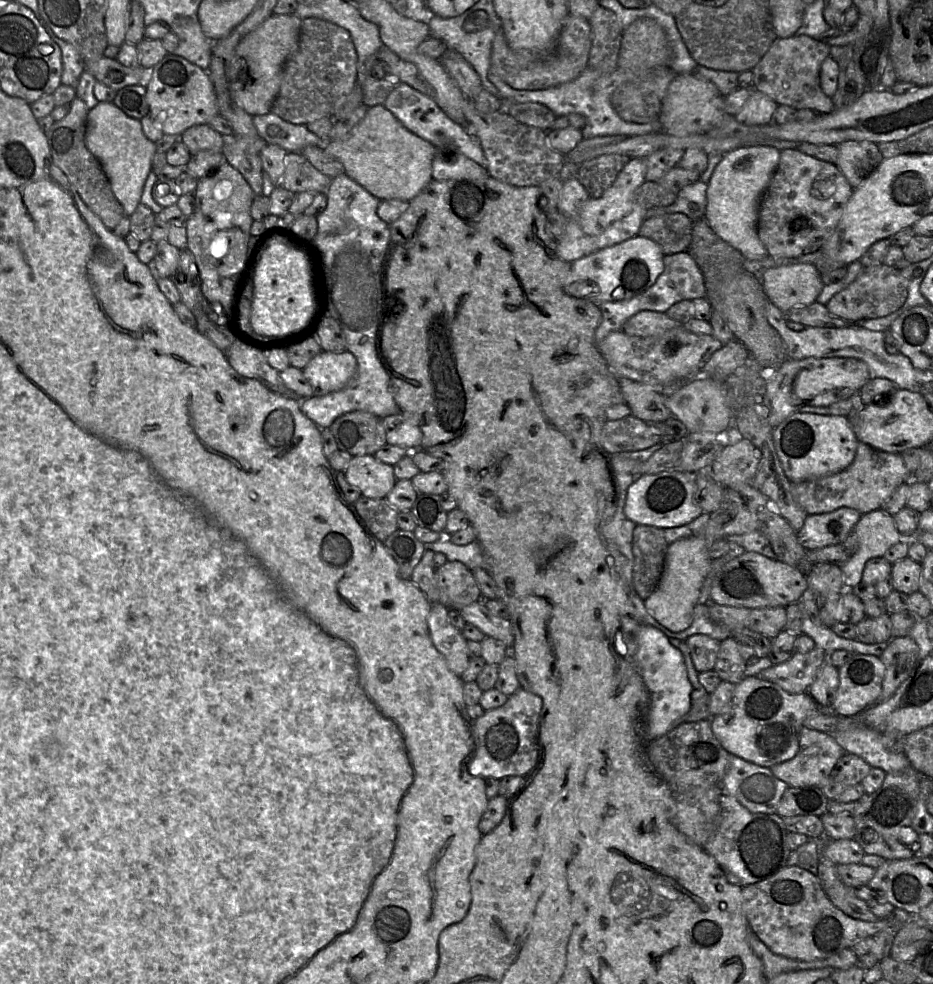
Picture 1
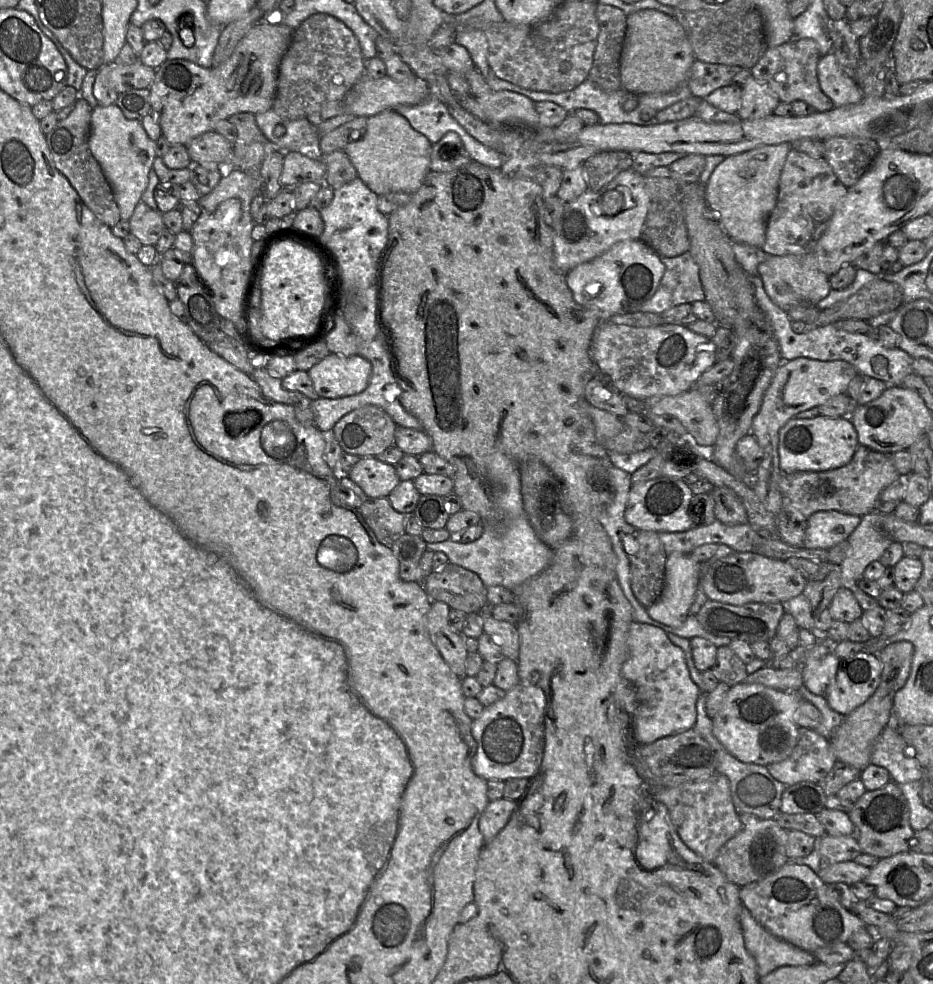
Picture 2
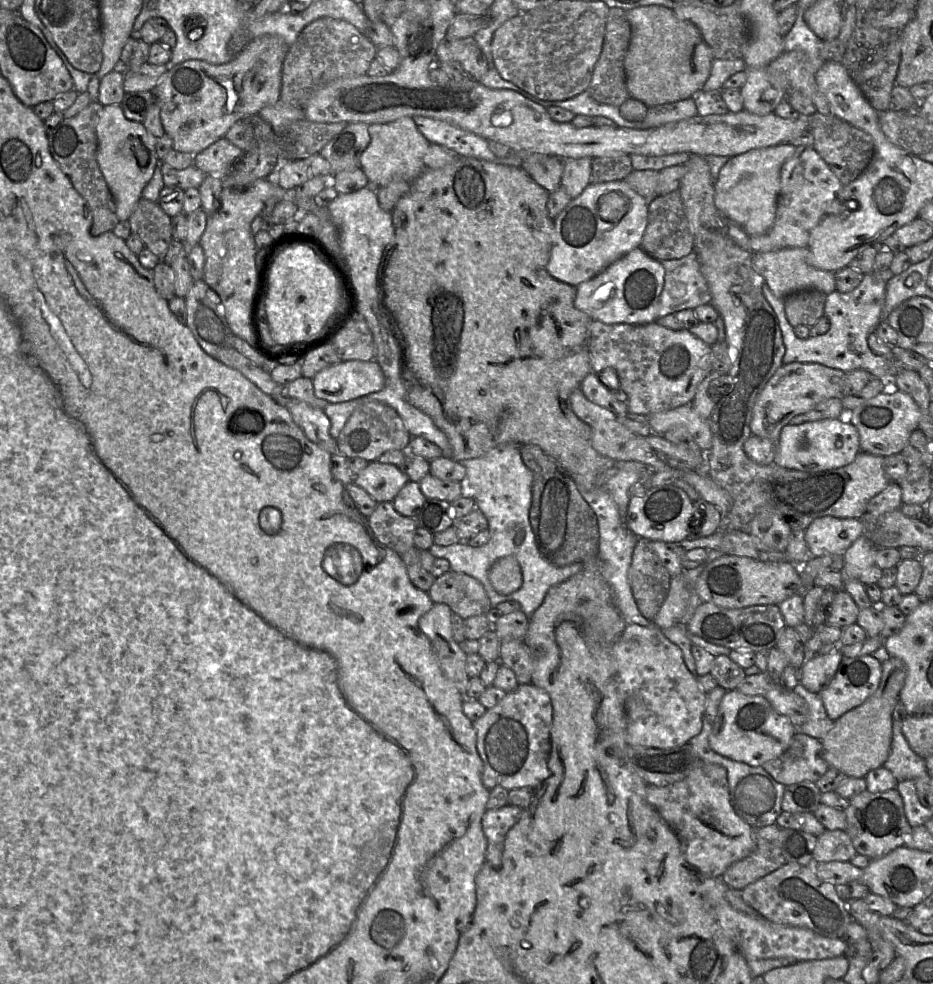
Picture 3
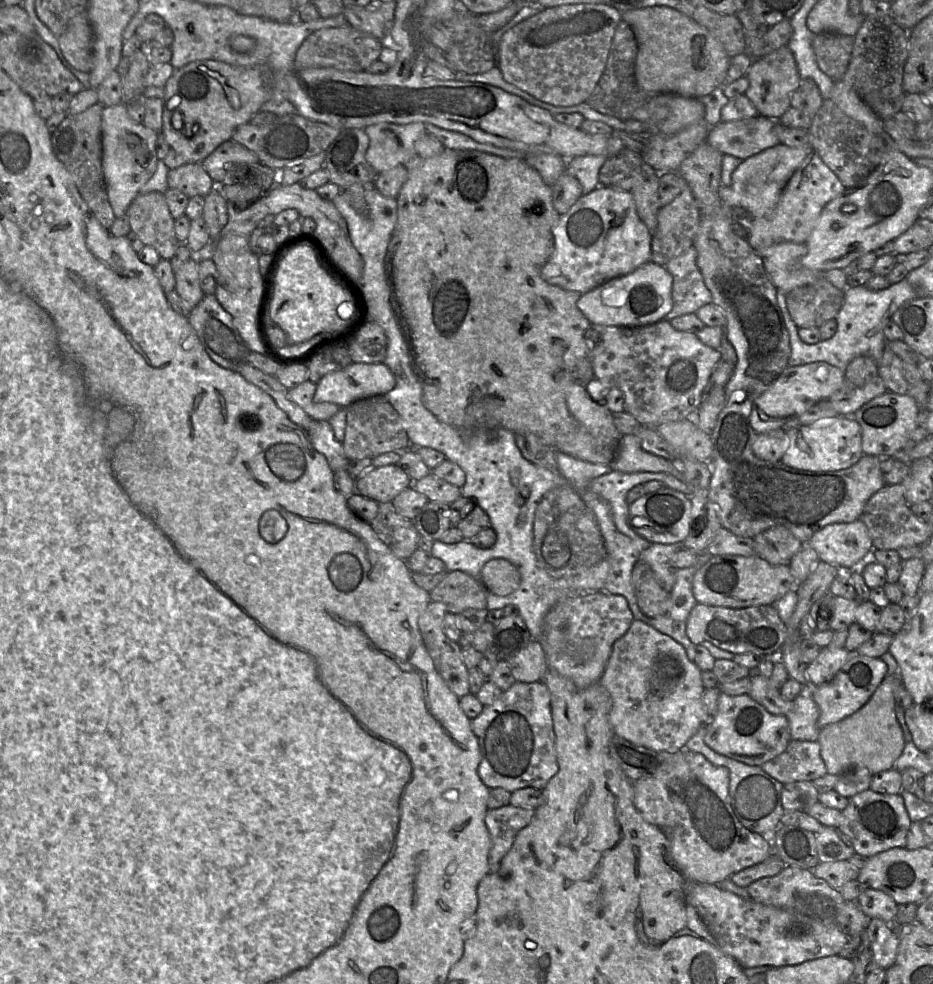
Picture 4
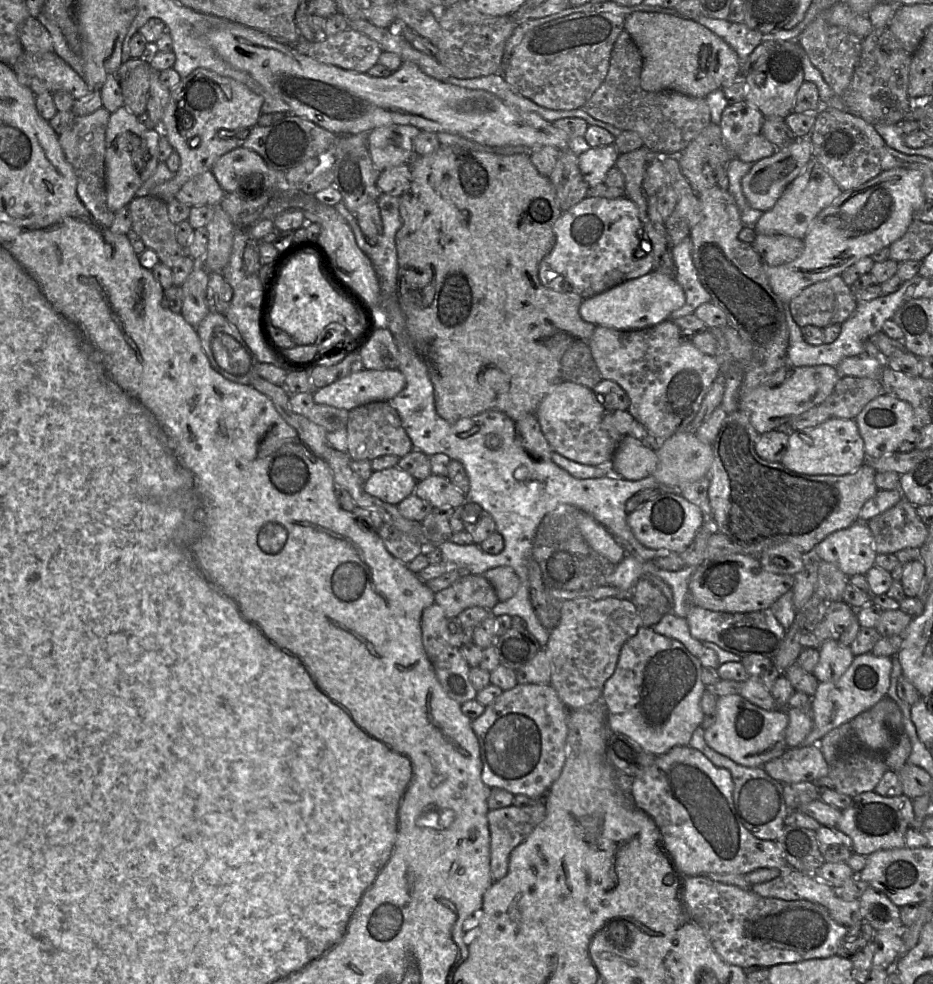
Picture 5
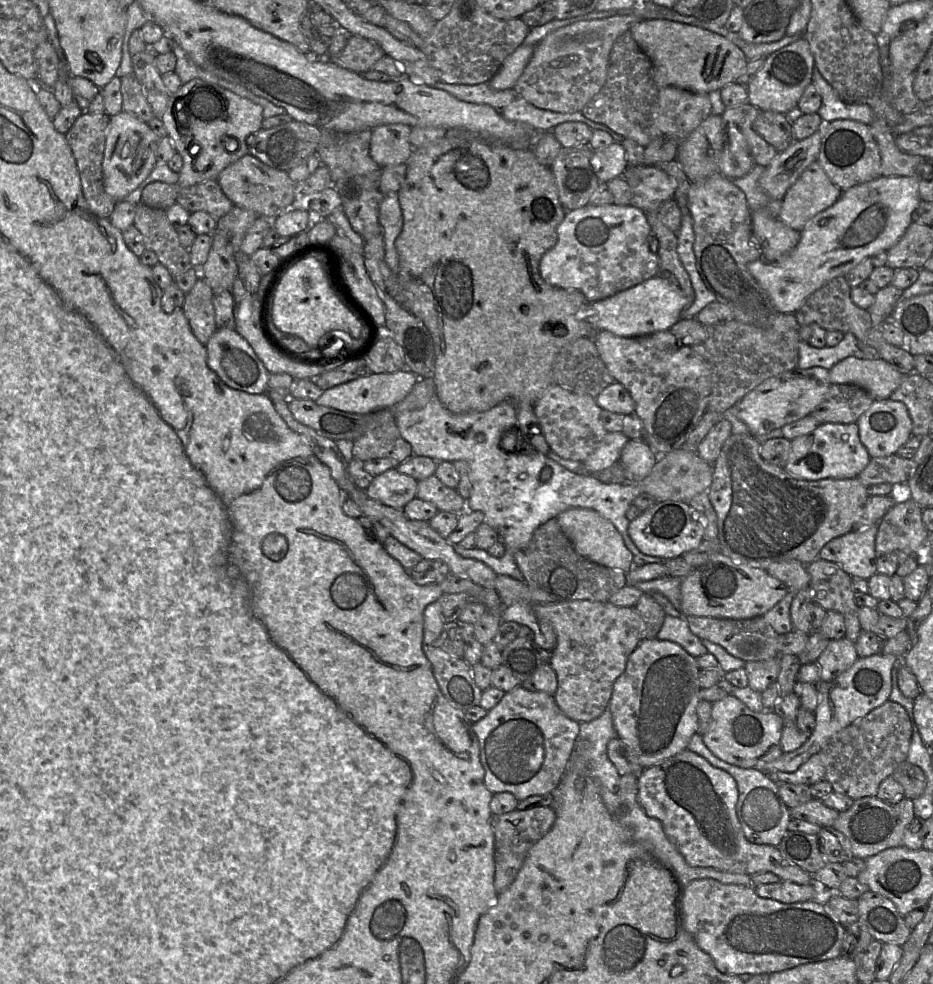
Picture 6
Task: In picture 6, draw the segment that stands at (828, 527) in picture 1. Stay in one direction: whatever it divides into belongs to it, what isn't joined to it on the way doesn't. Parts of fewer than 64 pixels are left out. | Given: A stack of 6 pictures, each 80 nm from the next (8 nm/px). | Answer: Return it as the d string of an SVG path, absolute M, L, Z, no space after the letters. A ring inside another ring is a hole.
M877 523L837 537L820 551L819 558L835 562L852 577L868 580L877 573Z

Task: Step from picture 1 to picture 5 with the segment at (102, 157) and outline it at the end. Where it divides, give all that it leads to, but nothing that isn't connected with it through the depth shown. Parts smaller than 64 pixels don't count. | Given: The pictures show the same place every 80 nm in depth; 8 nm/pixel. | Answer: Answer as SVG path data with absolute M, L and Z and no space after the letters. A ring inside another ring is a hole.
M125 106L110 113L105 135L105 191L110 211L127 206L135 192L154 173L158 164L158 142L161 130L151 127L131 113Z

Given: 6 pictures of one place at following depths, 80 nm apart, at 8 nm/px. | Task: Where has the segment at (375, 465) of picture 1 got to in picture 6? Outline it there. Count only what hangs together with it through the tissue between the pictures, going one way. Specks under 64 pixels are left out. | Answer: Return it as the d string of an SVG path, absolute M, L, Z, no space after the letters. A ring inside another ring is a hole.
M397 467L374 477L366 494L384 505L403 509L417 495L418 481L401 473Z

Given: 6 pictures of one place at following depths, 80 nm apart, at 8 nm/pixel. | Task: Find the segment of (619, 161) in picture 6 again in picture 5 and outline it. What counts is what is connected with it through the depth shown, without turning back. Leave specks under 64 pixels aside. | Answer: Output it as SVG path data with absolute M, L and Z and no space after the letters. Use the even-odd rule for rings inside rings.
M613 144L604 147L581 147L578 152L578 166L589 188L604 183L607 172L616 166L619 155Z

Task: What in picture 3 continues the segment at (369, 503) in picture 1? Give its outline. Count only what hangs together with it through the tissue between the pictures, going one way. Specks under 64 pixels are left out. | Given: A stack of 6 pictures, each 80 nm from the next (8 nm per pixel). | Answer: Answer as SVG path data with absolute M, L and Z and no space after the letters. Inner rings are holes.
M379 502L367 521L377 540L400 556L415 546L415 518L399 514L392 502Z

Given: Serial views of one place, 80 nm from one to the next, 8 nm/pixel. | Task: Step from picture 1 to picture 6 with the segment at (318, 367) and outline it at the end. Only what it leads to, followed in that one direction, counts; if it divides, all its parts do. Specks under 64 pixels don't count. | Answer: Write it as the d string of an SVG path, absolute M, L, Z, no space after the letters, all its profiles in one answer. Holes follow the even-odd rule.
M408 369L394 373L371 373L323 391L315 403L344 412L368 414L383 408L393 408L411 392L418 380L419 377Z

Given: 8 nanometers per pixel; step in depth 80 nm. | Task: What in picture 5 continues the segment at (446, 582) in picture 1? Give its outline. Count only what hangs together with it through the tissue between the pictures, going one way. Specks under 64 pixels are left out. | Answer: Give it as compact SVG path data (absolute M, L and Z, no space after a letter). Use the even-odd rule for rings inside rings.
M462 572L462 575L449 587L435 593L435 602L442 607L447 618L456 618L470 607L491 609L499 602L493 586L483 575Z

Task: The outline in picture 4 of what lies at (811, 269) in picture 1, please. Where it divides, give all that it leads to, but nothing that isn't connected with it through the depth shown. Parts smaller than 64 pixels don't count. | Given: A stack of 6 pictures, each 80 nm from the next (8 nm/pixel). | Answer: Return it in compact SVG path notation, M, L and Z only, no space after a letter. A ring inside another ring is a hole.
M782 241L757 250L764 268L779 291L789 293L793 289L825 278L835 287L845 290L847 276L842 269L816 271L799 265L808 249L805 243Z

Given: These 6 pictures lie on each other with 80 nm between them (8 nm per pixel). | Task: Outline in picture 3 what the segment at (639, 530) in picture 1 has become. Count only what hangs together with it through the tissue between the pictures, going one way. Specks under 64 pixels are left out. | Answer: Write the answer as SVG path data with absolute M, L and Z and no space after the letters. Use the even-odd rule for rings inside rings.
M638 538L628 570L629 584L641 614L650 621L661 608L671 577L645 538Z

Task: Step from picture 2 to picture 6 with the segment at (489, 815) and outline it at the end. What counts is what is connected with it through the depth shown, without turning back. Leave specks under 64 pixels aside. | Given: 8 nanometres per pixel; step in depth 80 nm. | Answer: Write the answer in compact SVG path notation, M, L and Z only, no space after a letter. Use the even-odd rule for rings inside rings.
M540 806L513 810L501 815L492 815L494 833L494 888L497 894L504 892L515 880L529 850L553 826L556 819L553 808Z

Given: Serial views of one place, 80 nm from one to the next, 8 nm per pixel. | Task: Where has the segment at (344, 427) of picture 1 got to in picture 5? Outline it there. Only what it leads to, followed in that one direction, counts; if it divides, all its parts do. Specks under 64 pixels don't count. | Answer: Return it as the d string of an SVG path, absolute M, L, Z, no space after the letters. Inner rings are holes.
M374 401L350 410L346 429L351 460L372 461L385 455L401 458L414 449L398 411L388 401Z

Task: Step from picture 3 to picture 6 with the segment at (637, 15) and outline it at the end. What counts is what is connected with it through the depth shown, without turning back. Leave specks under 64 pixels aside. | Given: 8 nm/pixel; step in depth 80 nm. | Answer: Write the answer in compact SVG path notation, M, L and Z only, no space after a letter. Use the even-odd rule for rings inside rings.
M643 19L629 30L636 43L652 62L652 80L658 87L676 87L708 94L739 82L748 59L727 38L705 28L666 19Z

